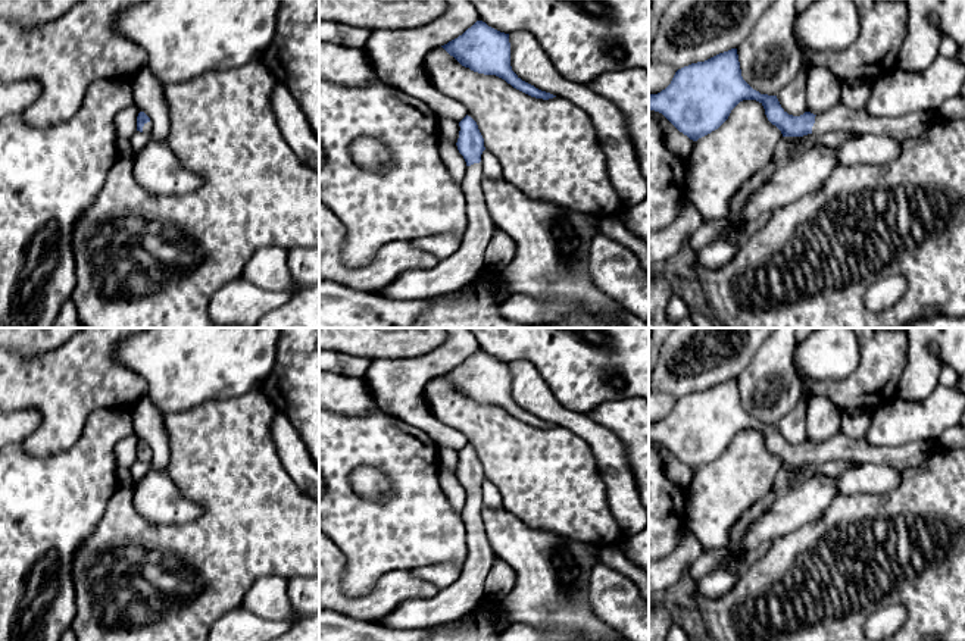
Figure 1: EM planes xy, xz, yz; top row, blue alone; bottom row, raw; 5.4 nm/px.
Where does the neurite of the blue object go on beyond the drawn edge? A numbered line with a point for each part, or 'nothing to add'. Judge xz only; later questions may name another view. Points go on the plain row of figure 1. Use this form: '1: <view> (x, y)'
1: xz (464, 596)

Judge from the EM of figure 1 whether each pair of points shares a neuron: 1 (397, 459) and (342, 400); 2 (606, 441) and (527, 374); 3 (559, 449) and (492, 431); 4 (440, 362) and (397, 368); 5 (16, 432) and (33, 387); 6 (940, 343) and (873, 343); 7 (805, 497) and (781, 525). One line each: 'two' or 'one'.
1: two
2: one
3: one
4: one
5: two
6: two
7: one

